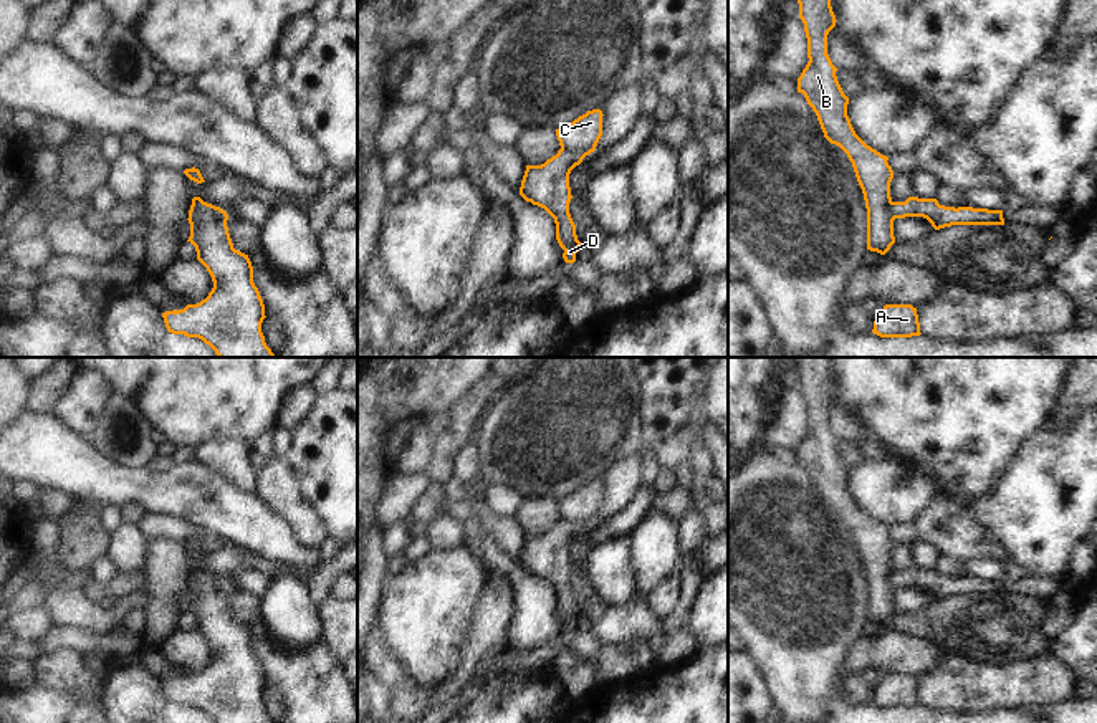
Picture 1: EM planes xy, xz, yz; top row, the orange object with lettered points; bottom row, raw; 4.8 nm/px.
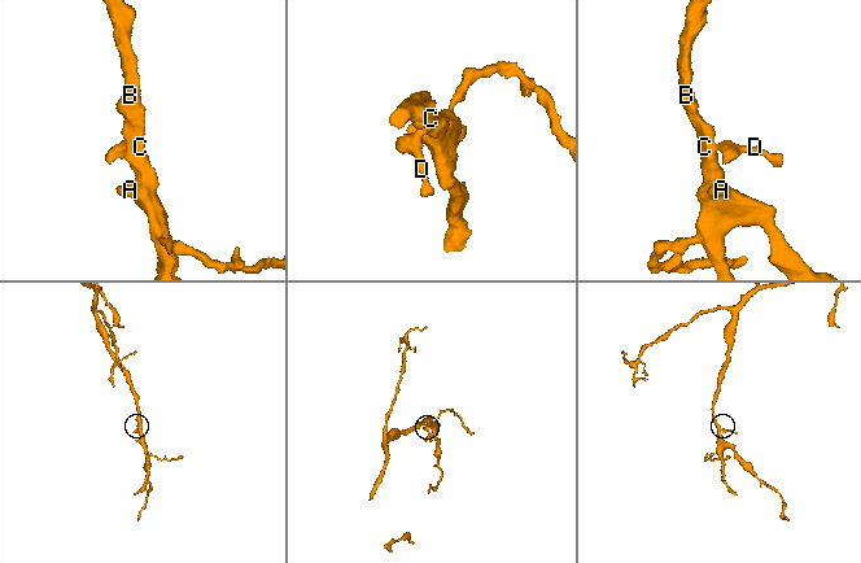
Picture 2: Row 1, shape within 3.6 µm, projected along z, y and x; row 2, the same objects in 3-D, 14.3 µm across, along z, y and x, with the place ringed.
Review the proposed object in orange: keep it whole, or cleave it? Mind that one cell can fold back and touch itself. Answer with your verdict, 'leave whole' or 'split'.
split

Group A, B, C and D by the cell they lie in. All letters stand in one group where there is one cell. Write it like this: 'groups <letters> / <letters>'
groups A B C / D

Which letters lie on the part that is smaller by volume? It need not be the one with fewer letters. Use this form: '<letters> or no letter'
D

